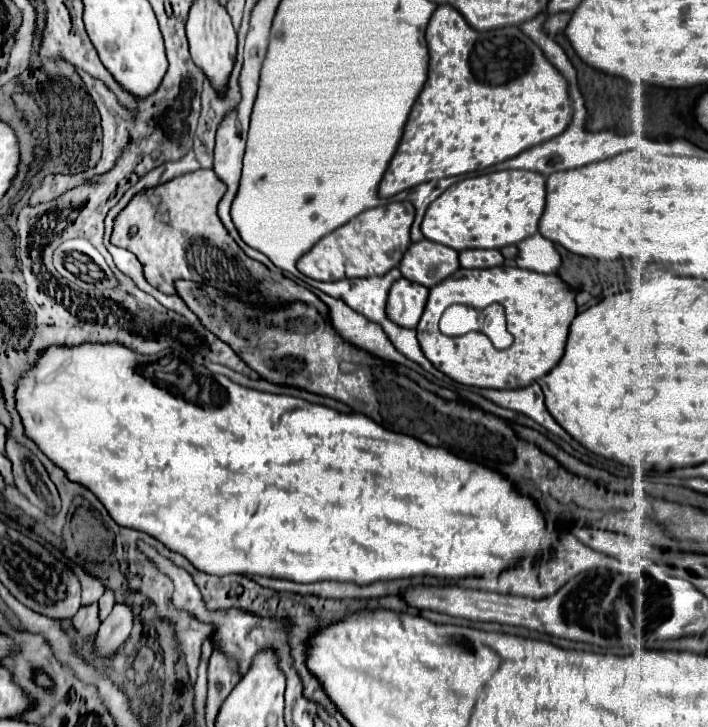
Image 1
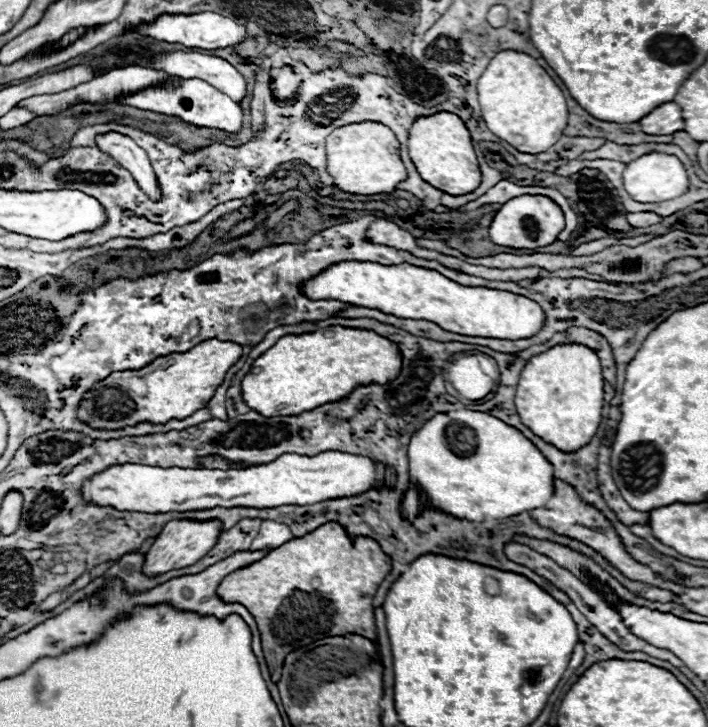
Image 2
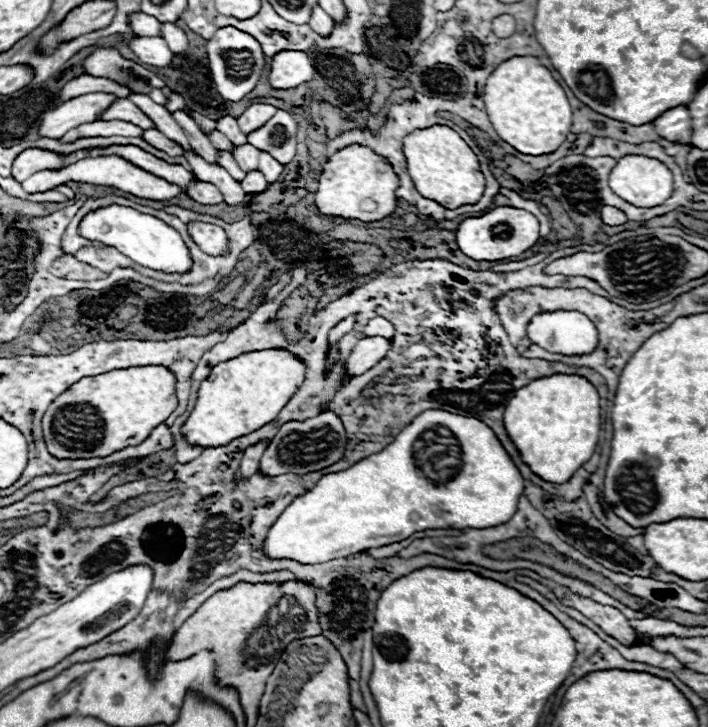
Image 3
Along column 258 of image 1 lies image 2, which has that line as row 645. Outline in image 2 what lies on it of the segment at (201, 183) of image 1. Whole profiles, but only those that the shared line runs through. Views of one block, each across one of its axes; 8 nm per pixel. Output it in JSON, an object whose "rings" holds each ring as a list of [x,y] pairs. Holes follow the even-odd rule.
{"rings":[[[330,522],[304,538],[288,540],[262,560],[228,574],[218,586],[218,594],[224,602],[240,602],[250,610],[262,636],[268,668],[282,668],[282,660],[292,648],[320,638],[350,632],[376,640],[372,598],[390,568],[392,560],[376,540],[368,536],[350,540],[338,522]],[[312,578],[320,578],[318,588],[312,586]]]}

